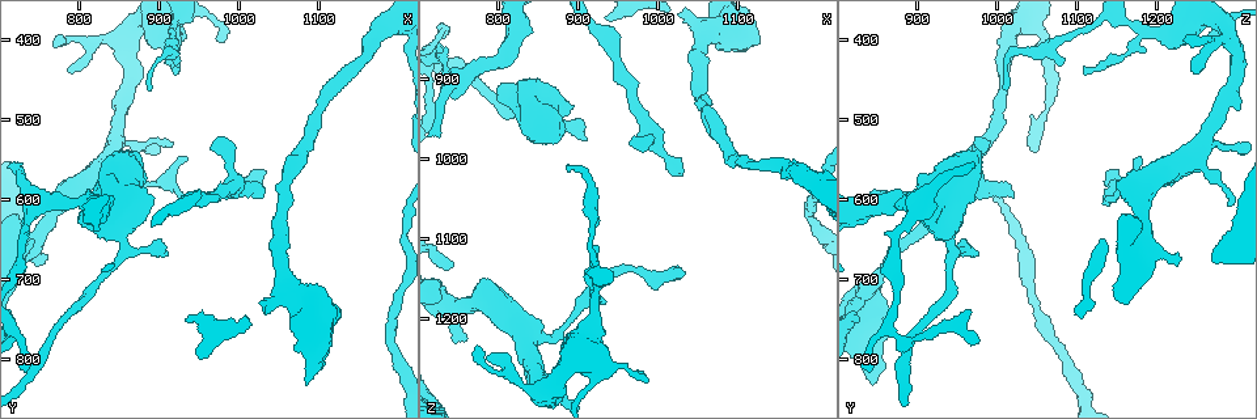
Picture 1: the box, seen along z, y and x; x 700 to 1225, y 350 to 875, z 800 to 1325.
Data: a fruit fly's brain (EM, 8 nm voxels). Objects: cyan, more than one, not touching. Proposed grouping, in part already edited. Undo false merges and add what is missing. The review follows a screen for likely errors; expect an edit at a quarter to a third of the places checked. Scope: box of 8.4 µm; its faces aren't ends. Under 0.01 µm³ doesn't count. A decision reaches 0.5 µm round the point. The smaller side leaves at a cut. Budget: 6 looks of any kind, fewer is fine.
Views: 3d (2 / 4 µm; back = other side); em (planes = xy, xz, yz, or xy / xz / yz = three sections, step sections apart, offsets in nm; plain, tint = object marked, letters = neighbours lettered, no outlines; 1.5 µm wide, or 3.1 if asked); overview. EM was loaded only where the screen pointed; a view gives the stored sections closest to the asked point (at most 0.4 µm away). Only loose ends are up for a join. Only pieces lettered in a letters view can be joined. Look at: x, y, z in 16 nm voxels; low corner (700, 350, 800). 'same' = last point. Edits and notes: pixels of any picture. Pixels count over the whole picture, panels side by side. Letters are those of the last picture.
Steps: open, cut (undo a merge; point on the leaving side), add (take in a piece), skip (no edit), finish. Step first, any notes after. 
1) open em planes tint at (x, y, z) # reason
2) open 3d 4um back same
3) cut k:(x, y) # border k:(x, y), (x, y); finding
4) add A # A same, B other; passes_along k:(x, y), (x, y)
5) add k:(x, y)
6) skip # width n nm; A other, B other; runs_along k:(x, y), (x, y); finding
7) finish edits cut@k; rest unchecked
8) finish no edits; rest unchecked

open 3d 2um at (1085, 830, 840) # branch stops here

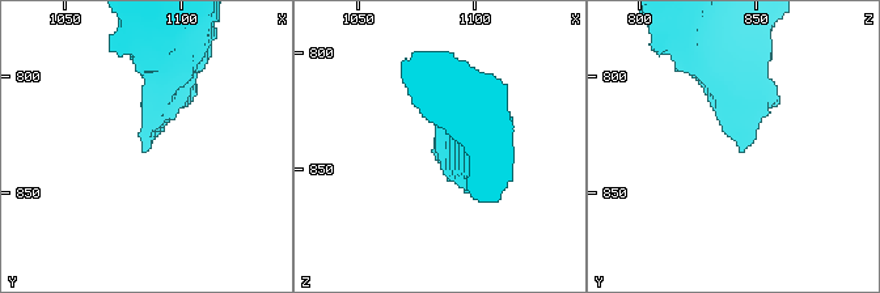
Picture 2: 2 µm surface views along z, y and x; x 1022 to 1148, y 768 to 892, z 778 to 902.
open em yz step 4 tint at (1082, 832, 843) # now the EM

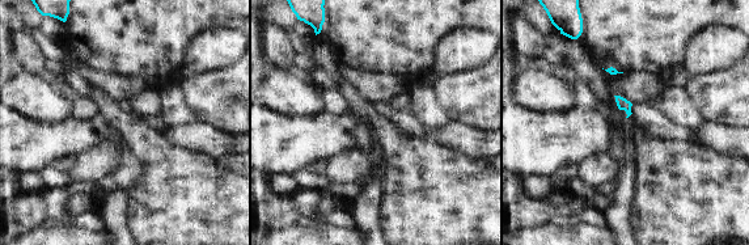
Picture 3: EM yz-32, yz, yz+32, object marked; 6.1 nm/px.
open em planes letters same # another direction

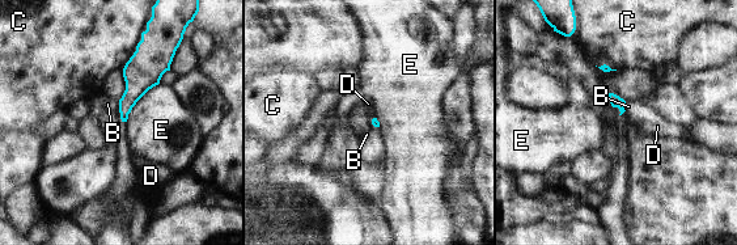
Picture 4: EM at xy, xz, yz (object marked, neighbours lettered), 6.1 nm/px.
skip # B other, C other, D other, E other; border 4:(118, 110), (119, 117), (125, 122); none of them fits

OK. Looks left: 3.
open em xy step 4 tint at (1030, 595, 1020) # free end

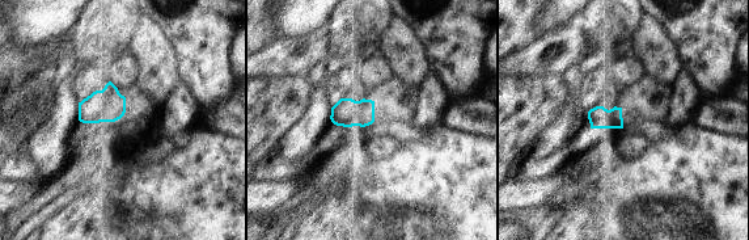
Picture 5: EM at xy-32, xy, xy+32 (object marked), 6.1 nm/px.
open em planes letters same # another direction

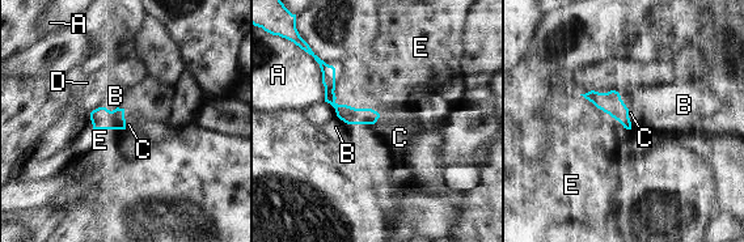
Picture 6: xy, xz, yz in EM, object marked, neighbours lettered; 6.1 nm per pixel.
add C # A other, B other, C same, D other, E other; the cell continues

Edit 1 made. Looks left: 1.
finish edits add@6; rest unchecked

